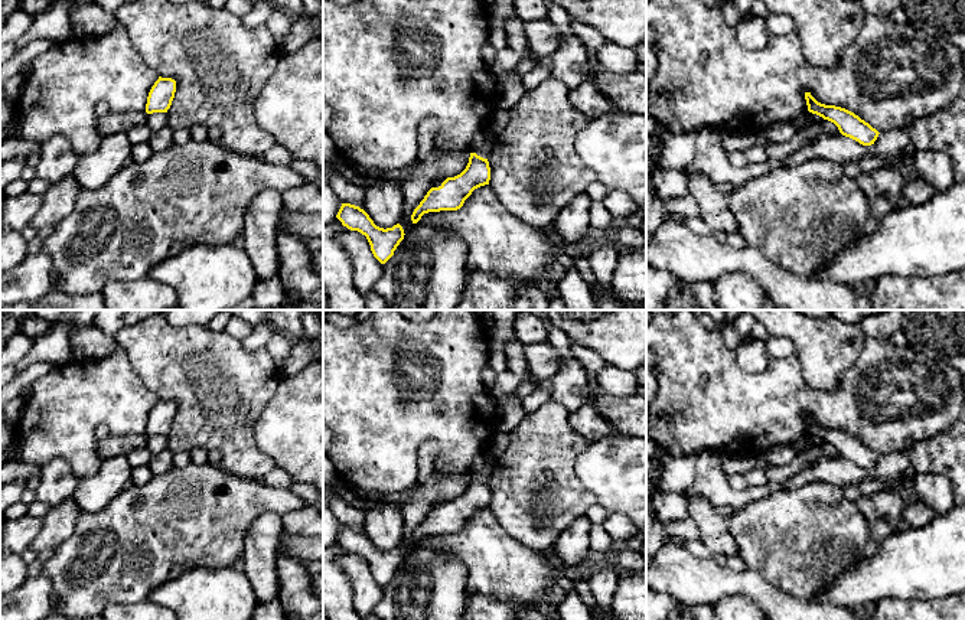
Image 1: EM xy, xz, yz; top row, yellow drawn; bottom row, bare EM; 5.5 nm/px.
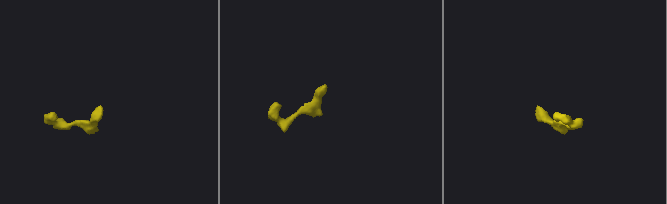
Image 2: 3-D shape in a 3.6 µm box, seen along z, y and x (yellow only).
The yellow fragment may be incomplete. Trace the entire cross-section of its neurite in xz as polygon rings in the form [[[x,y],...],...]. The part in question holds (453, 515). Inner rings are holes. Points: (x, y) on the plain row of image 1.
[[[470,476],[466,492],[447,500],[439,510],[431,510],[411,538],[413,546],[417,546],[424,536],[440,533],[457,533],[472,515],[480,509],[489,508],[490,490],[488,482]]]

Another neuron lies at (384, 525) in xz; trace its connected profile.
[[[376,505],[365,512],[365,535],[379,551],[392,551],[404,536],[404,516],[392,505]]]

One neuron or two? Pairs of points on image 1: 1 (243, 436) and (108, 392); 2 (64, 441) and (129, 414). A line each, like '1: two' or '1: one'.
1: two
2: one

